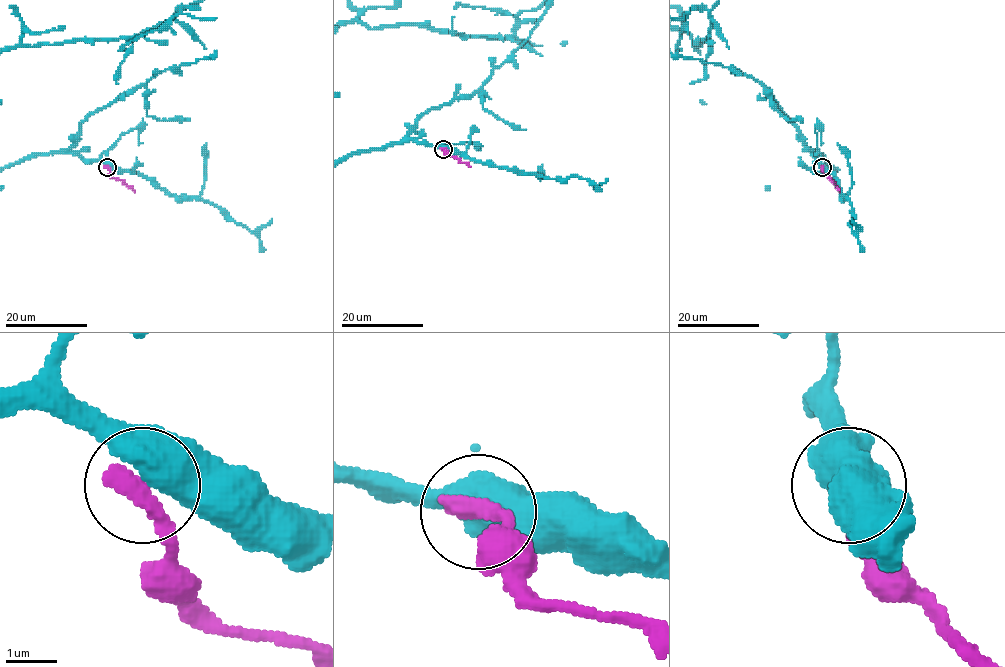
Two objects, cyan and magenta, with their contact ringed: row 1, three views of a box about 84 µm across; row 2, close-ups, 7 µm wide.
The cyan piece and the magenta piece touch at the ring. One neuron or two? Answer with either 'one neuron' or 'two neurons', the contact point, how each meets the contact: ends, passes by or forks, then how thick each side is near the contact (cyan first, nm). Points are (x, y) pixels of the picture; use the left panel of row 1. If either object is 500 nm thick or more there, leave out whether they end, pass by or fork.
two neurons; place (107, 167); calibres 600 and 440 nm

